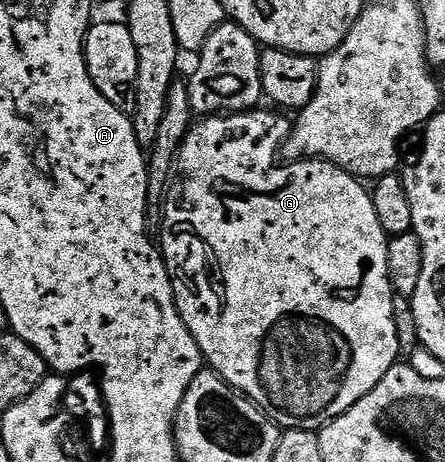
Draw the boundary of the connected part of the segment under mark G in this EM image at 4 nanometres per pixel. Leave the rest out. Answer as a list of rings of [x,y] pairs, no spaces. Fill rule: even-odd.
[[[256,107],[245,113],[228,113],[226,115],[212,115],[202,118],[198,123],[192,124],[191,129],[187,132],[187,138],[183,140],[183,146],[179,148],[179,155],[175,158],[174,176],[179,176],[179,182],[170,186],[169,192],[165,197],[163,209],[163,241],[161,240],[161,252],[163,262],[167,265],[167,270],[171,276],[171,286],[175,292],[175,306],[181,315],[181,319],[185,323],[187,330],[193,335],[193,339],[197,343],[197,347],[203,353],[203,360],[214,372],[218,373],[228,385],[237,393],[242,393],[244,397],[254,403],[257,408],[262,409],[276,425],[284,430],[288,429],[309,429],[318,431],[324,425],[330,423],[333,419],[337,419],[345,411],[349,411],[349,407],[353,407],[353,403],[357,403],[361,399],[365,399],[365,395],[369,395],[369,391],[373,391],[373,387],[377,387],[377,383],[381,383],[381,379],[385,379],[385,375],[397,364],[401,354],[399,352],[399,344],[397,343],[397,327],[395,326],[395,316],[393,315],[393,303],[396,294],[391,288],[391,280],[389,279],[389,259],[387,258],[387,232],[381,227],[381,222],[377,219],[377,211],[373,211],[373,199],[371,198],[368,186],[360,178],[355,177],[352,173],[346,173],[341,167],[337,167],[328,161],[320,161],[318,159],[304,159],[301,161],[293,161],[283,163],[279,166],[275,162],[275,153],[282,150],[284,141],[291,135],[292,122],[286,121],[284,114],[279,111],[272,111],[270,108]]]

